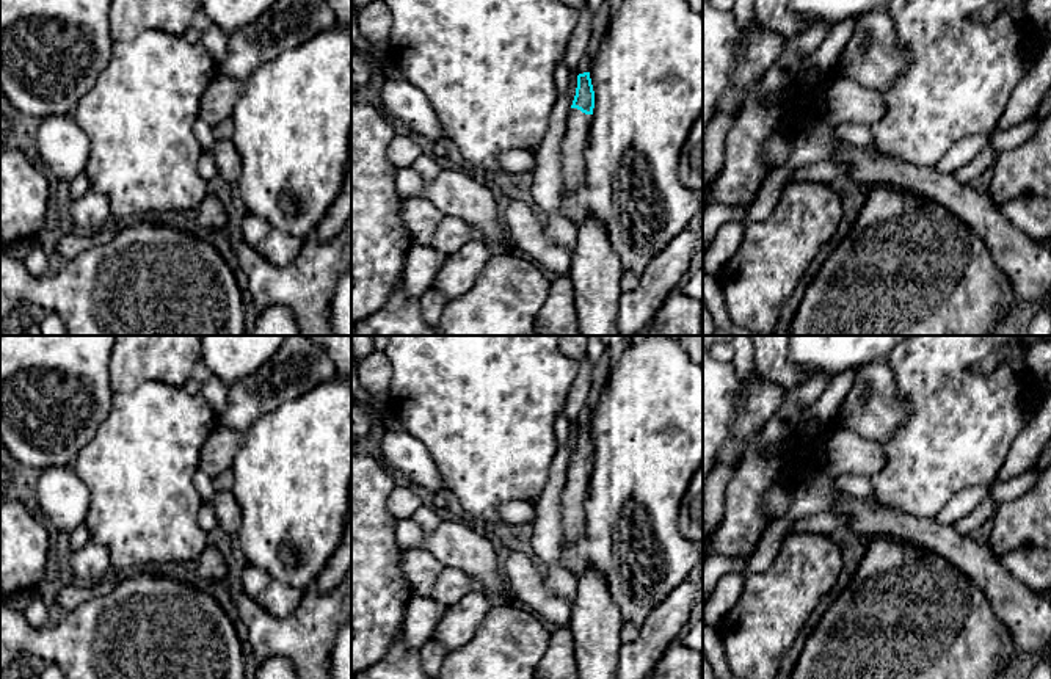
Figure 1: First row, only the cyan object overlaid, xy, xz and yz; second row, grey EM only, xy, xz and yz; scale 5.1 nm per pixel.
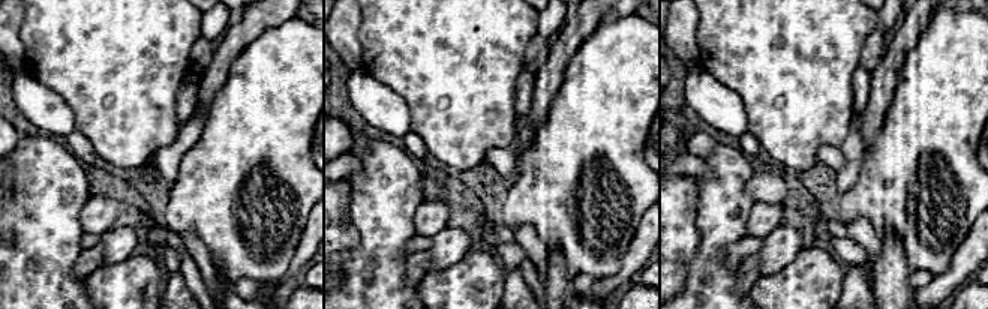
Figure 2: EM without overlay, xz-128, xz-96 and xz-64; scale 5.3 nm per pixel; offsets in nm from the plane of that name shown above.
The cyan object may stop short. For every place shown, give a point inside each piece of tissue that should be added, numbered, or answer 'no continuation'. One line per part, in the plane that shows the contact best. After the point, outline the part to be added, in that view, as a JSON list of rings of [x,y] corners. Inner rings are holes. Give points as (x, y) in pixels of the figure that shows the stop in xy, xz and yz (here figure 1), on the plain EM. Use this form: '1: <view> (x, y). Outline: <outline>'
1: xz (578, 475). Outline: [[[571,459],[566,470],[566,483],[562,491],[562,546],[574,543],[585,525],[585,497],[591,478],[593,466],[585,466]]]

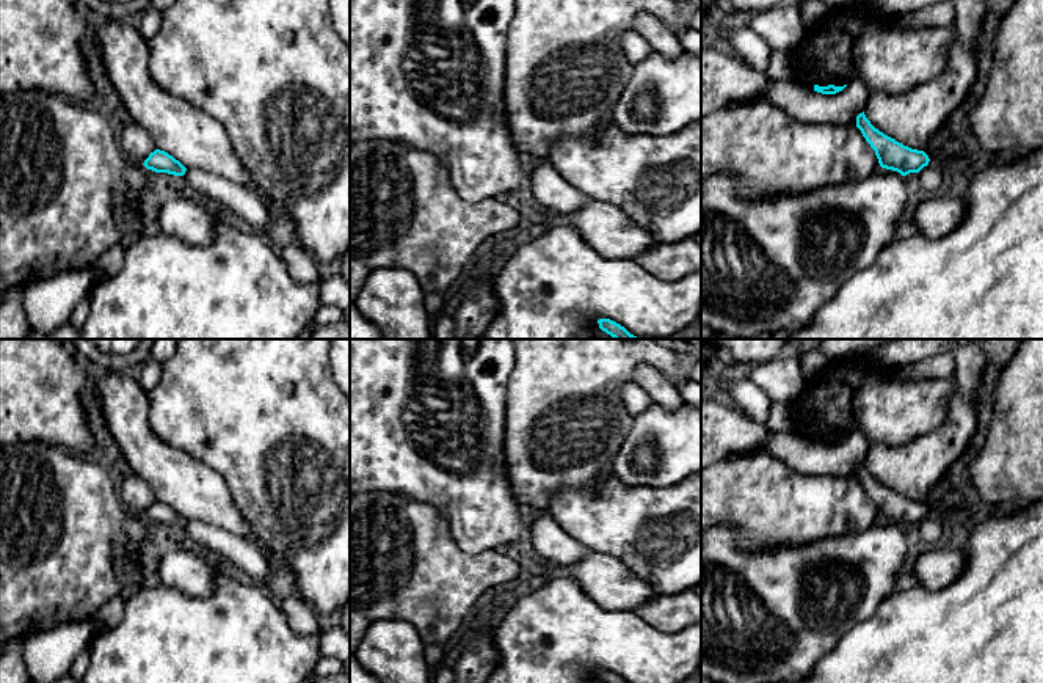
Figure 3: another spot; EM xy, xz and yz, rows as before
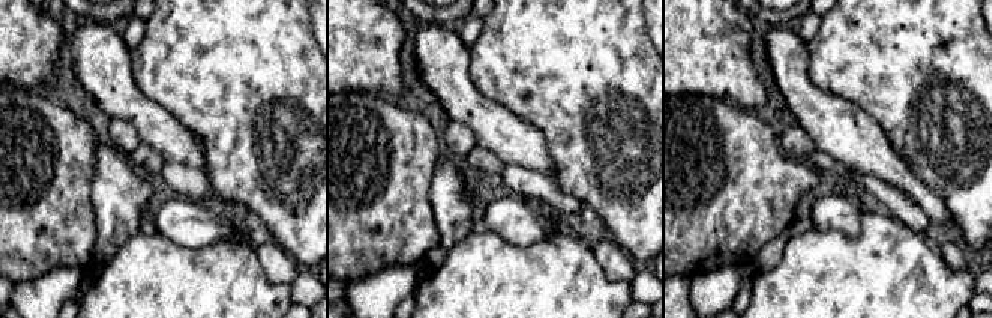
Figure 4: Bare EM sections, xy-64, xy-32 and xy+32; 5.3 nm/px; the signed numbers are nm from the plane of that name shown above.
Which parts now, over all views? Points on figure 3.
no continuation

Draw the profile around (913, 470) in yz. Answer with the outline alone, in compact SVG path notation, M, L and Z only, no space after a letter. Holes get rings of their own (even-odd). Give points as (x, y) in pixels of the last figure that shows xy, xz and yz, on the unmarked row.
M957 391L949 397L943 426L902 446L870 444L864 466L885 487L924 502L939 491L939 480L963 457L976 429L976 411Z

